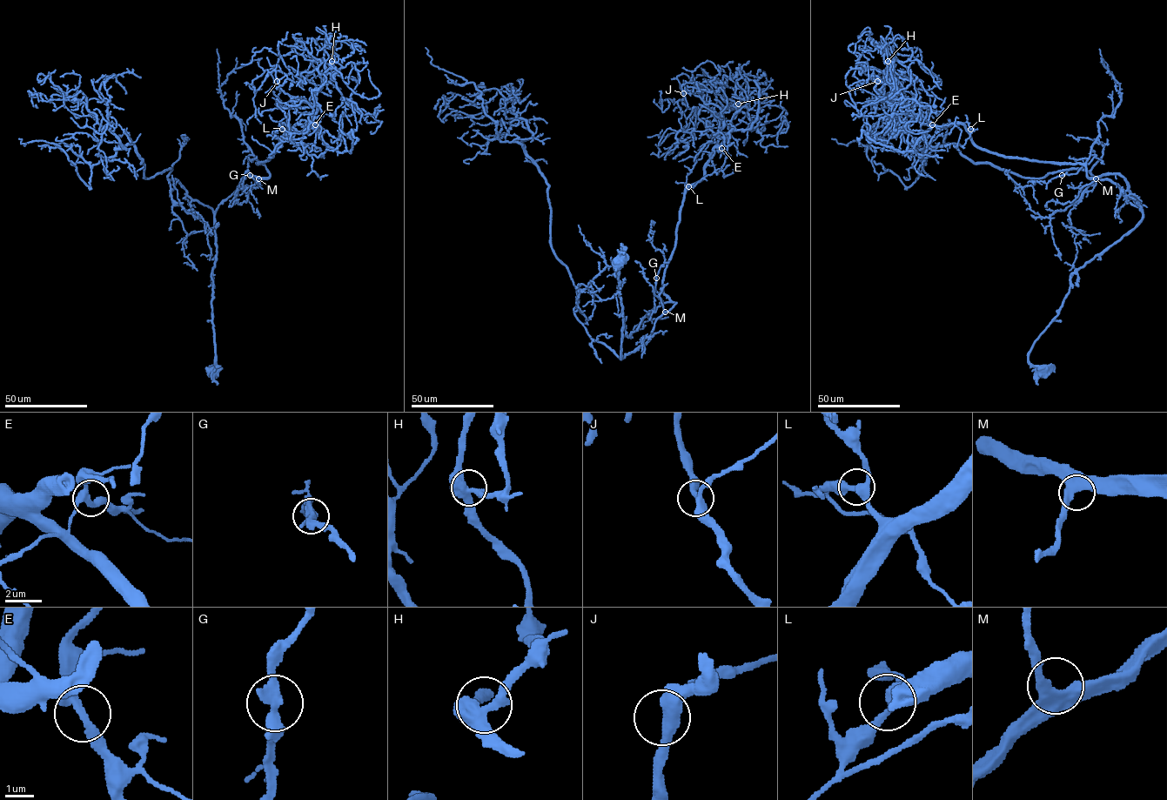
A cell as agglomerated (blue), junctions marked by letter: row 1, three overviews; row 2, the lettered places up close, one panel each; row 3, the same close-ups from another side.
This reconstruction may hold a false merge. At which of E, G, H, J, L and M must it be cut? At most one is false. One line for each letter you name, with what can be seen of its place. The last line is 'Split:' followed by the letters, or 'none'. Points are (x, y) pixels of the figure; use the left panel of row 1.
Split: none

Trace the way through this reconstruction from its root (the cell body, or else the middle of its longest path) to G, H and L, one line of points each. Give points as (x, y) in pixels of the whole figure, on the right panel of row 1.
G: (1044, 371), (1028, 352), (1057, 313), (1071, 274), (1143, 217), (1123, 177), (1087, 175), (1096, 155), (1062, 175)
H: (1044, 371), (1028, 352), (1071, 274), (1141, 206), (1117, 174), (922, 124), (888, 61)
L: (1044, 371), (1028, 352), (1071, 274), (1143, 210), (1117, 174), (1089, 178), (1080, 164), (987, 151), (970, 129)

